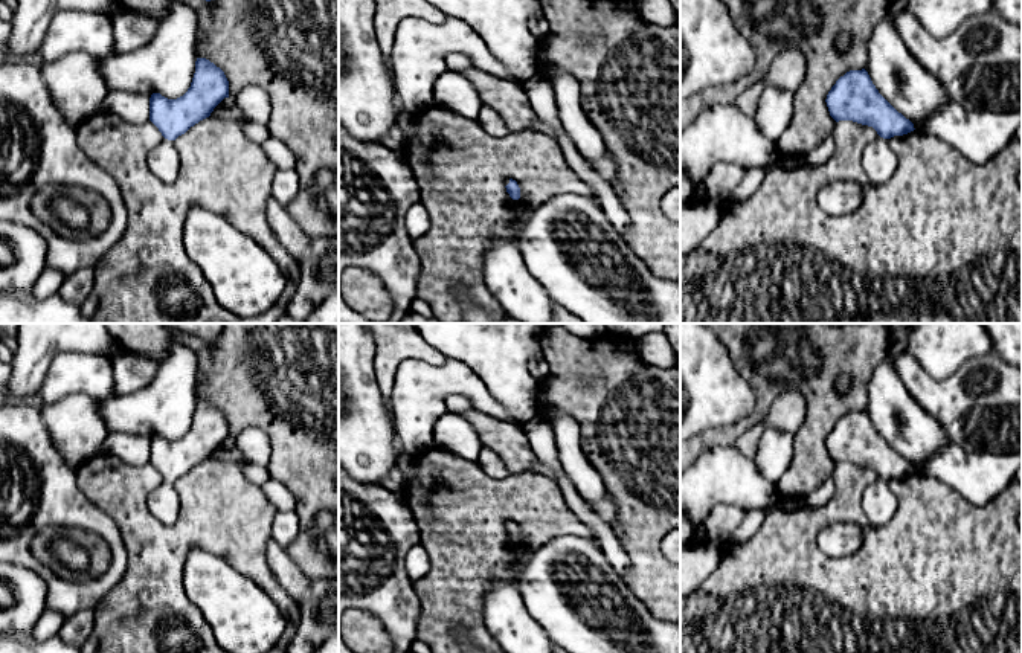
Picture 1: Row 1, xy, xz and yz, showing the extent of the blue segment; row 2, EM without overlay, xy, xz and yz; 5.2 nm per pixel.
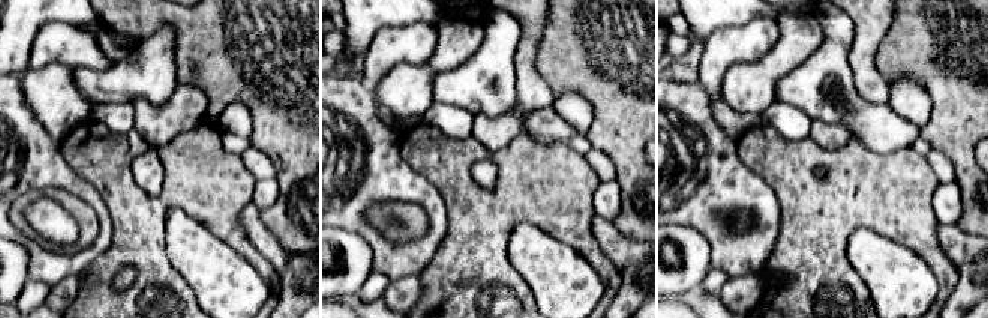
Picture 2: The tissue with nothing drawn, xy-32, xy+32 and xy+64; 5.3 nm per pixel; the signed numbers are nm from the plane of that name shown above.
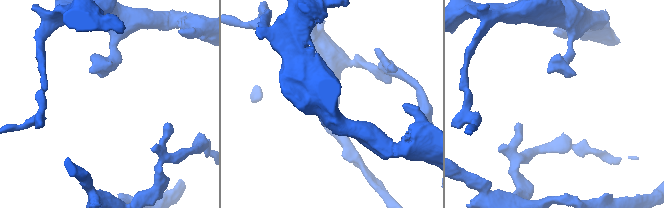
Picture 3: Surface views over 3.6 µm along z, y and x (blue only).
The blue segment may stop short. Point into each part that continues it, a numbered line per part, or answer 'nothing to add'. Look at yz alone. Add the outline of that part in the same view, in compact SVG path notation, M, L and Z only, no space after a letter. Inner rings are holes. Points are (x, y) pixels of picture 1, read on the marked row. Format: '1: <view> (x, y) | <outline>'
1: yz (879, 162) | M880 136L876 143L865 146L862 162L873 185L888 182L897 168L897 157L891 151L888 139Z

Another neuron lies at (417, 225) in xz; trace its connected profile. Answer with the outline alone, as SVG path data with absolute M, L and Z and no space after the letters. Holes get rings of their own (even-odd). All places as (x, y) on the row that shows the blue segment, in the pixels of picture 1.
M418 201L406 212L406 230L412 240L421 238L430 227L426 206Z

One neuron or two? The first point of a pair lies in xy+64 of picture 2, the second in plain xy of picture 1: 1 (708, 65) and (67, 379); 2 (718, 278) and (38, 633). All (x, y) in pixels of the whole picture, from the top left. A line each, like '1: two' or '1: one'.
1: one
2: one

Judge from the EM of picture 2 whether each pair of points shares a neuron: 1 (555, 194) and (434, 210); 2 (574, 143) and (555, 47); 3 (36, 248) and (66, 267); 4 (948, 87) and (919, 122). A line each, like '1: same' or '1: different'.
1: different
2: different
3: same
4: different

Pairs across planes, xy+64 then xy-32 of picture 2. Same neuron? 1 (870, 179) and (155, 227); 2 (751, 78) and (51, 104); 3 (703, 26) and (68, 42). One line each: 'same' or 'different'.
1: same
2: same
3: different

